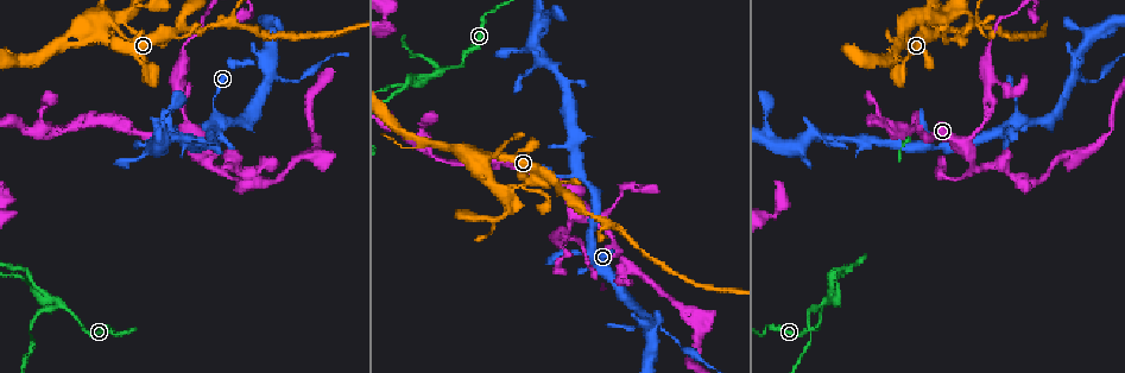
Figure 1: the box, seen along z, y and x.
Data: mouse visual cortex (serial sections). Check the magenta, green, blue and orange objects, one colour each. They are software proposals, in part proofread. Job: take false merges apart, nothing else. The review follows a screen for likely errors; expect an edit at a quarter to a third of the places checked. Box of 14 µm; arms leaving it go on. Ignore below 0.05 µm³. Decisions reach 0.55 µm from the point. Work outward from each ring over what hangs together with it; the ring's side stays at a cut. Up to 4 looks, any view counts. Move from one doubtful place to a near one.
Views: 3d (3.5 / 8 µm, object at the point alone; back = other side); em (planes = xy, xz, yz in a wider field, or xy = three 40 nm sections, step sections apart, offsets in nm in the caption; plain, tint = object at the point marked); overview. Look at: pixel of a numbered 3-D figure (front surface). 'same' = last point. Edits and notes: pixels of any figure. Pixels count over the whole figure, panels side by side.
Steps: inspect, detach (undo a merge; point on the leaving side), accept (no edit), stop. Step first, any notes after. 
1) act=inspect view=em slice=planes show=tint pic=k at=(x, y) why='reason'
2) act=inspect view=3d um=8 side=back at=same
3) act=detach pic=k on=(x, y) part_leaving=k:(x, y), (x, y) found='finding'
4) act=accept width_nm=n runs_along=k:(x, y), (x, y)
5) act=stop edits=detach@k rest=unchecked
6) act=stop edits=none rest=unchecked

act=inspect view=3d um=3.5 pic=1 at=(442, 69) why='three arms meet'

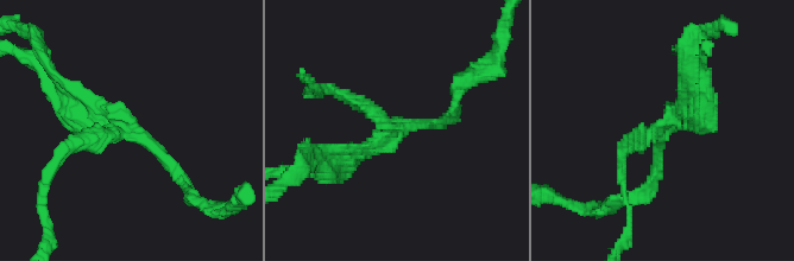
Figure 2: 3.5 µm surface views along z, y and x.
act=inspect view=em slice=planes show=tint pic=2 at=(663, 130)

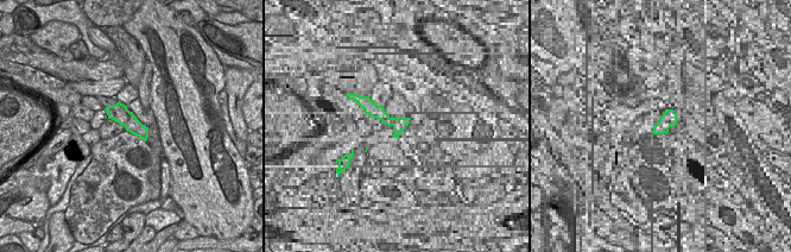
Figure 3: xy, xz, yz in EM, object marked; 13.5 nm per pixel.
act=detach pic=2 on=(88, 147) found='two cells meet here'

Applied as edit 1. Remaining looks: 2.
act=inspect view=em slice=xy step=1 show=tint pic=1 at=(973, 166) why='three-way junction'

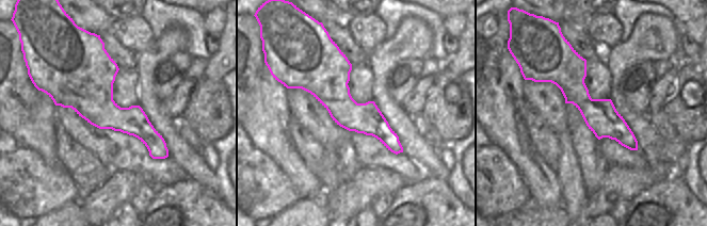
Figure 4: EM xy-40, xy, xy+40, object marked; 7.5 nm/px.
act=inspect view=3d um=3.5 at=same

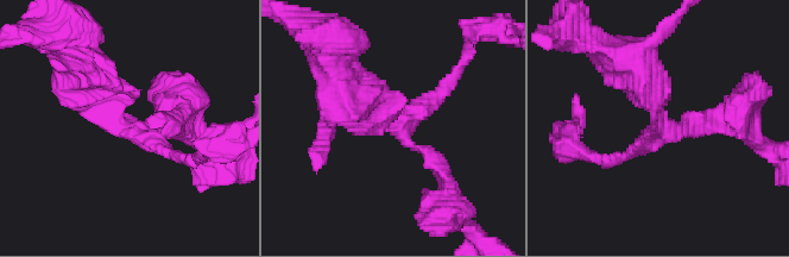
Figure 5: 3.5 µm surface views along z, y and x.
act=accept runs_along=4:(332, 45), (332, 89), (400, 149) found='continuous, no second cell'

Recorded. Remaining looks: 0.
act=stop edits=detach@2 rest=unchecked

